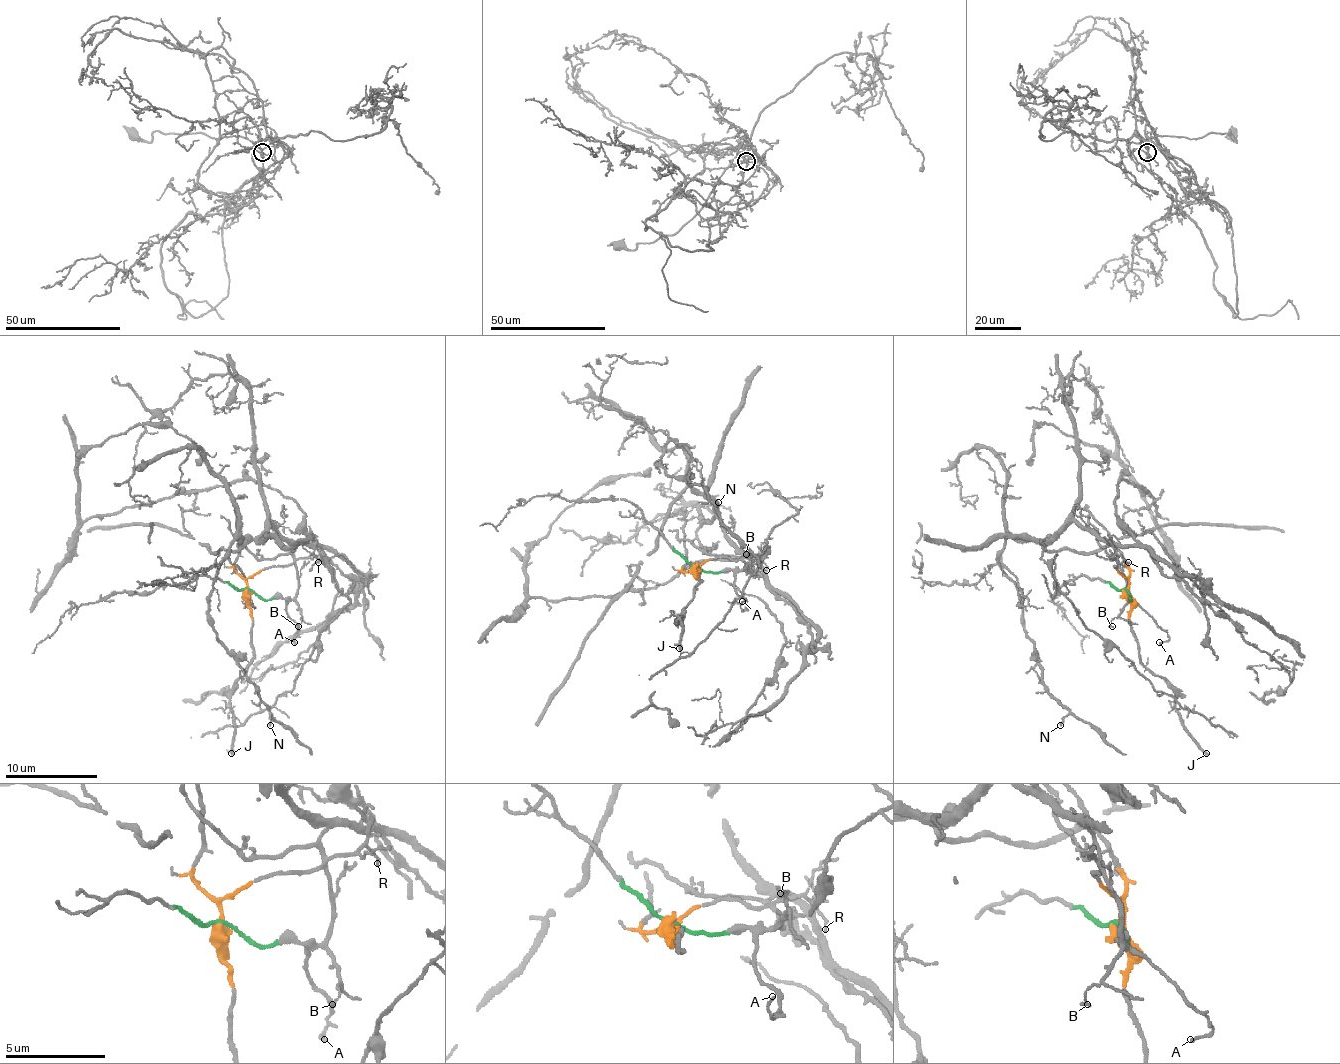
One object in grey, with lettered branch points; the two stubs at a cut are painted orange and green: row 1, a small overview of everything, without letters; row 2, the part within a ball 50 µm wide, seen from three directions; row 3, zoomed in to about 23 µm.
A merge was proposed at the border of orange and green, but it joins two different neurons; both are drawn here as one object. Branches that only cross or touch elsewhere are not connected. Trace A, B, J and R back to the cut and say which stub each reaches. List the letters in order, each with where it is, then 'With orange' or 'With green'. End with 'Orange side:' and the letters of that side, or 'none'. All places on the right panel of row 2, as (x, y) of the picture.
A: Place: (1159, 642). With green
B: Place: (1112, 626). With green
J: Place: (1206, 753). With orange
R: Place: (1128, 562). With orange
Orange side: J, R

